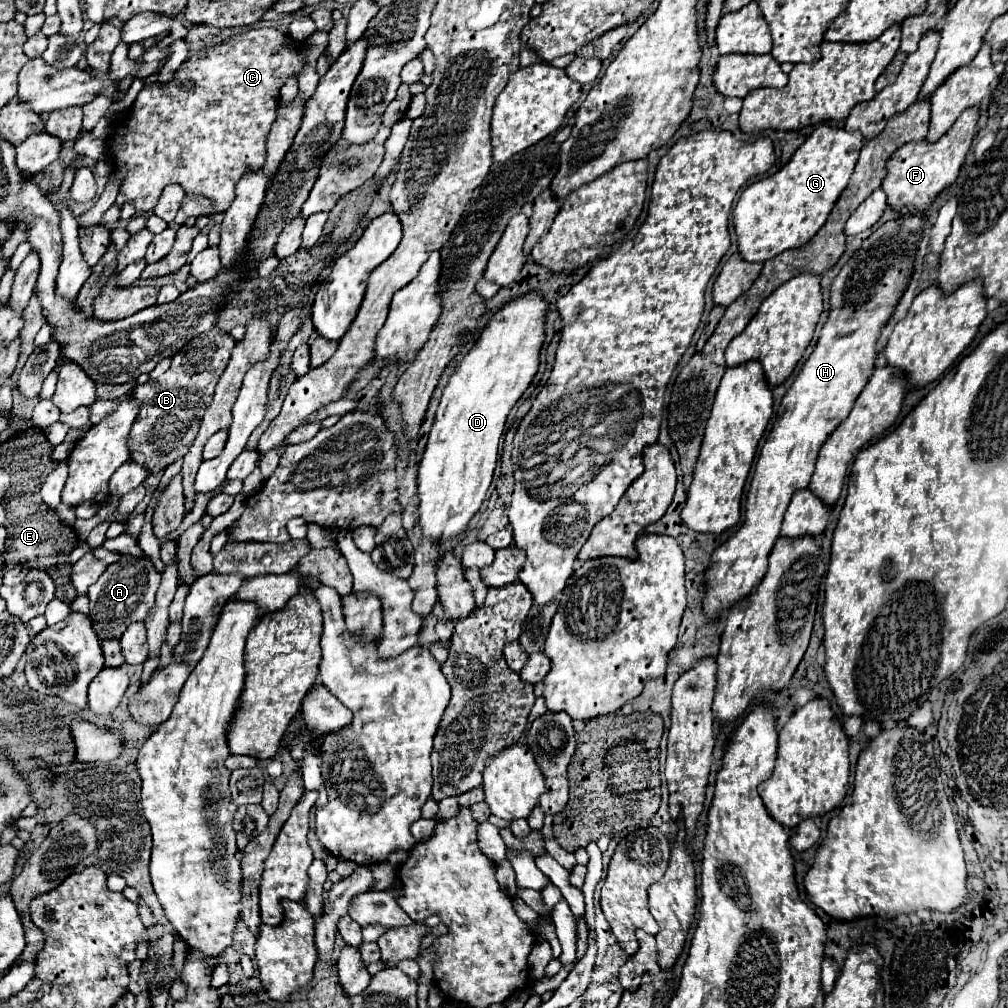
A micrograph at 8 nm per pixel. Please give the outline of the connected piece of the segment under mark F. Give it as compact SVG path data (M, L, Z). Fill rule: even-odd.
M979 106L967 108L947 130L947 134L941 136L937 142L927 142L927 140L907 142L893 152L893 156L887 162L887 178L883 180L881 186L887 194L887 202L891 208L911 206L907 212L923 212L925 208L931 206L931 202L943 188L955 182L959 168L977 134L979 116L981 116Z

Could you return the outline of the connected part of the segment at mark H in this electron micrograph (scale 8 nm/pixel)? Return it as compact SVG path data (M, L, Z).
M903 214L903 216L897 216L897 218L881 224L869 238L861 240L859 250L855 250L849 256L849 260L845 262L845 266L839 270L837 278L833 280L829 318L821 328L819 340L813 346L811 356L805 360L805 364L801 366L801 372L795 376L791 388L783 396L779 412L777 412L777 422L773 424L769 438L765 440L763 448L759 452L759 458L755 464L755 474L753 474L747 502L745 502L745 522L711 556L711 566L707 570L707 582L705 582L707 592L703 598L703 610L707 616L717 618L723 612L723 608L729 608L735 602L739 602L741 598L745 598L745 594L749 594L749 590L753 590L753 586L757 586L757 582L765 576L767 556L769 556L775 540L779 538L781 522L783 522L783 516L785 516L785 510L791 502L793 492L809 486L821 444L849 416L853 402L857 400L857 396L861 394L869 376L875 370L879 336L881 336L883 328L887 326L889 318L893 316L895 308L899 306L903 292L909 286L909 280L911 280L911 276L915 272L915 264L917 264L919 244L923 242L925 230L927 230L927 216L921 216L921 214L909 214L909 216Z

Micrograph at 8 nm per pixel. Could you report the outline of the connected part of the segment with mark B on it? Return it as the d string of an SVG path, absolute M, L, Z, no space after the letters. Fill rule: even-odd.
M213 328L209 334L187 342L187 346L173 356L171 368L161 374L159 380L137 386L133 398L139 404L139 414L129 434L131 462L147 468L149 474L159 474L169 464L183 458L199 432L199 422L213 400L213 390L229 362L233 346L235 340L229 334Z

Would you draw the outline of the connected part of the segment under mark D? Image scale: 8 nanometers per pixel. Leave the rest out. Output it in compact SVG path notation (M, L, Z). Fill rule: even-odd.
M535 292L507 302L487 322L473 350L449 378L419 462L417 498L423 538L445 544L465 532L471 518L479 512L497 466L497 450L507 414L529 388L539 368L545 312L547 304Z

